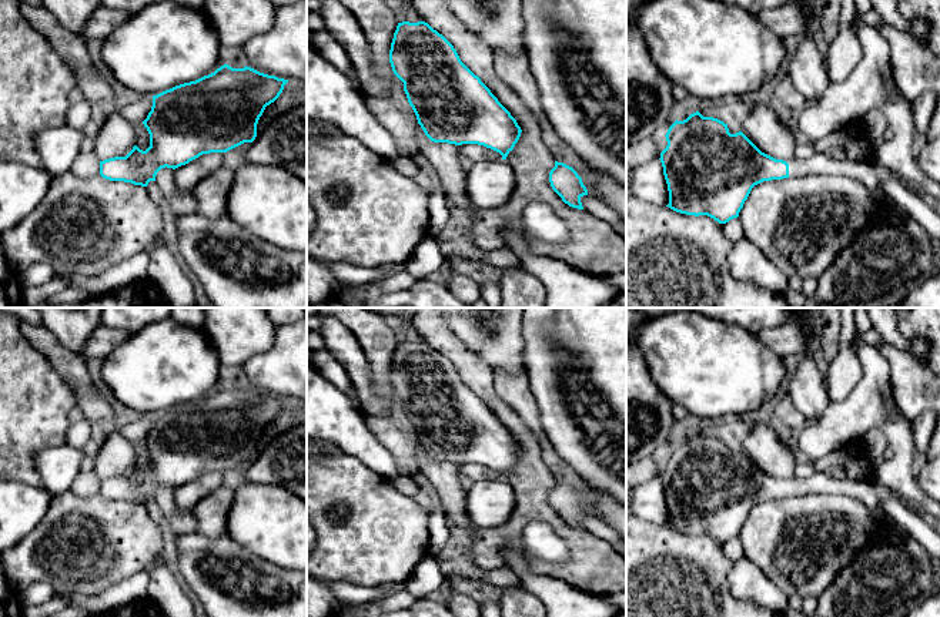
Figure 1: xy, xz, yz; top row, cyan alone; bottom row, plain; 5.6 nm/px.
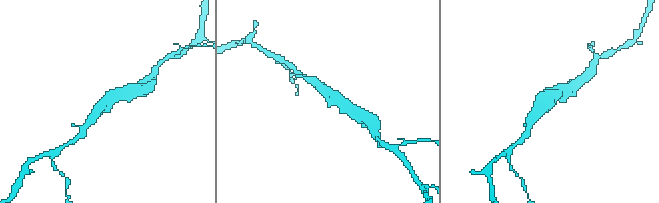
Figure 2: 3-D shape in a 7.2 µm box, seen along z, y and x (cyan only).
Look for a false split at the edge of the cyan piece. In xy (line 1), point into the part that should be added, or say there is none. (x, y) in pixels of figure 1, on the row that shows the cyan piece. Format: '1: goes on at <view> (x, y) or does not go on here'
1: does not go on here

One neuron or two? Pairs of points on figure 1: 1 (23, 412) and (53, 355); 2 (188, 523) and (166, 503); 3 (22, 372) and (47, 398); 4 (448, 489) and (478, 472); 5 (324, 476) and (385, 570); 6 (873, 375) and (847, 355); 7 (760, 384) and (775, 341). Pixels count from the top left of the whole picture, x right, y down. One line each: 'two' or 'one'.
1: two
2: one
3: one
4: two
5: one
6: two
7: two

